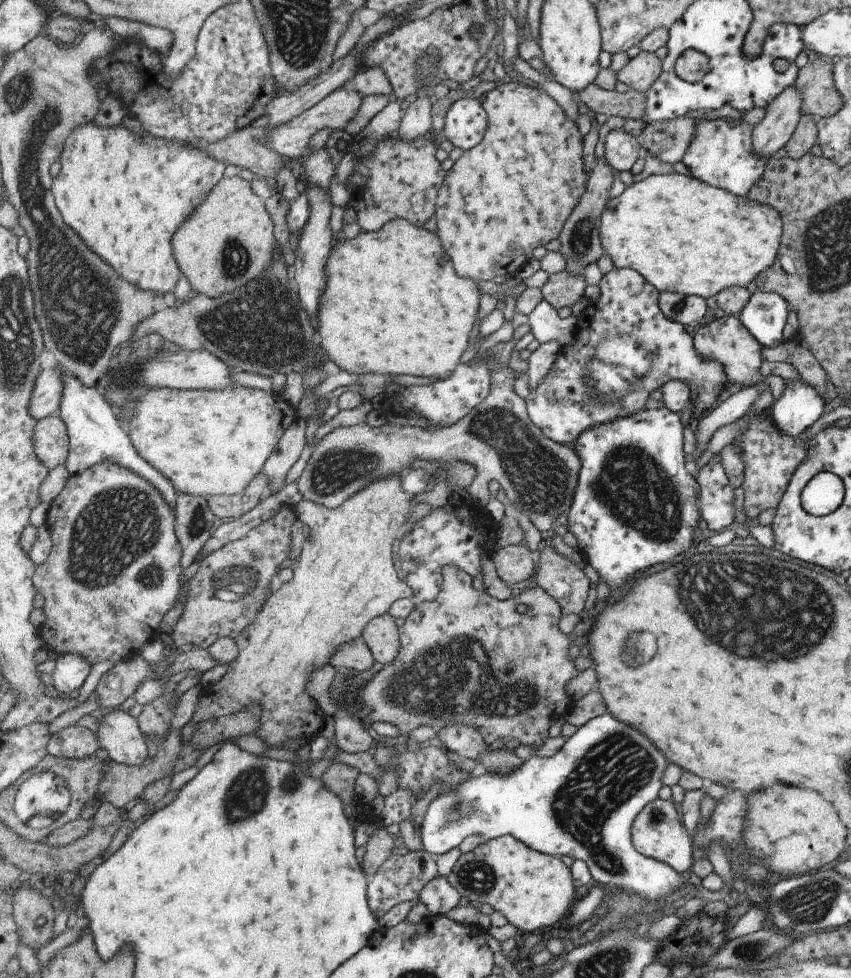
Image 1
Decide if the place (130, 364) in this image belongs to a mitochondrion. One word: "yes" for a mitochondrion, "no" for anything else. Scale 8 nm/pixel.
yes

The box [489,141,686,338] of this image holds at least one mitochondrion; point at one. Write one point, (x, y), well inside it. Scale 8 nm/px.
(580, 246)

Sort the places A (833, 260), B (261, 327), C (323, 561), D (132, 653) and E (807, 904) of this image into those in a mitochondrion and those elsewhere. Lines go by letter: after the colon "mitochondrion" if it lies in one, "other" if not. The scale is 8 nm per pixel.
A: mitochondrion
B: mitochondrion
C: other
D: other
E: mitochondrion

